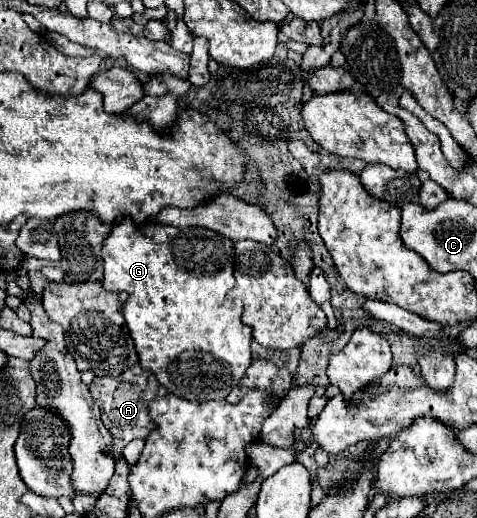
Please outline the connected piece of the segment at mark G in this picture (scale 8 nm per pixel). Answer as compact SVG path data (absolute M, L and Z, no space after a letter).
M123 217L103 243L103 261L105 290L129 293L123 305L123 317L135 341L141 367L153 371L157 381L181 399L197 403L225 399L229 391L241 383L251 365L253 339L253 329L241 321L242 300L227 299L235 287L235 241L205 227L175 229L163 223L135 225L133 219Z

